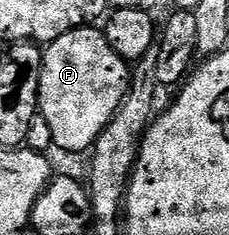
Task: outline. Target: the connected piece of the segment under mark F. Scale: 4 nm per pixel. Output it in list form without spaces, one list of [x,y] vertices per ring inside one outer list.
[[[98,26],[78,27],[57,41],[46,44],[41,69],[41,93],[39,94],[39,114],[49,124],[53,141],[58,150],[90,152],[95,146],[97,137],[109,125],[117,113],[131,86],[132,68],[127,60],[117,57],[109,45],[106,34]]]

